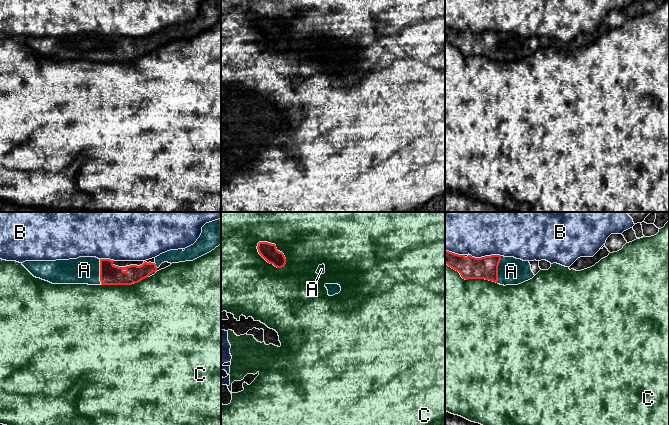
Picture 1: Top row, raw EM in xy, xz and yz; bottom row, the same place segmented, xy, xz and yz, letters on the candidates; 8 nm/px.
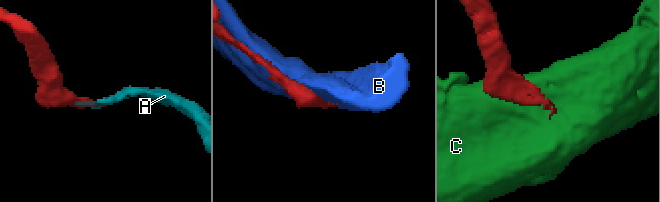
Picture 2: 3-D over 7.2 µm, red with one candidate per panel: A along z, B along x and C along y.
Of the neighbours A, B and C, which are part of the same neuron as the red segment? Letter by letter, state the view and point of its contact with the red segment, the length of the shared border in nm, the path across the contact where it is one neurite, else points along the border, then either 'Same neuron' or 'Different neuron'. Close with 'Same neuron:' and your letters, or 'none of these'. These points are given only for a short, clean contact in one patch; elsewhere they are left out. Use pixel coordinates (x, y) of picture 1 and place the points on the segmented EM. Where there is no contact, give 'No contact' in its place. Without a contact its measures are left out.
A: Touches red at yz (497, 269). Shared border 220 nm. Same neuron
B: Touches red at yz (485, 256). Shared border 260 nm. Different neuron
C: Touches red at xz (267, 261). Shared border 300 nm. Different neuron
Same neuron: A

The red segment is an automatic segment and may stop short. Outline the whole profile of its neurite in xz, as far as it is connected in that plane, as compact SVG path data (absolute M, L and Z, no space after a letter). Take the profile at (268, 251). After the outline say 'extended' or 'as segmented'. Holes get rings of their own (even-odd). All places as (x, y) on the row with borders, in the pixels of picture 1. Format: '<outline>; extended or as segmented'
M259 242L257 246L259 254L270 264L277 268L282 268L286 264L284 254L277 250L275 244Z; as segmented

